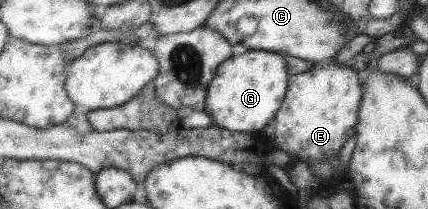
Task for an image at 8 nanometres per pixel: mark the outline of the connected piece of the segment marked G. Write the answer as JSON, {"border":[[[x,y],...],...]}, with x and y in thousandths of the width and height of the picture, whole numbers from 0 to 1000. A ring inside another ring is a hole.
{"border":[[[551,239],[547,263],[528,282],[500,359],[500,378],[486,407],[479,474],[481,550],[495,560],[502,608],[547,636],[610,641],[633,565],[647,545],[661,474],[678,354],[668,325],[668,287],[650,254],[614,239]]]}

